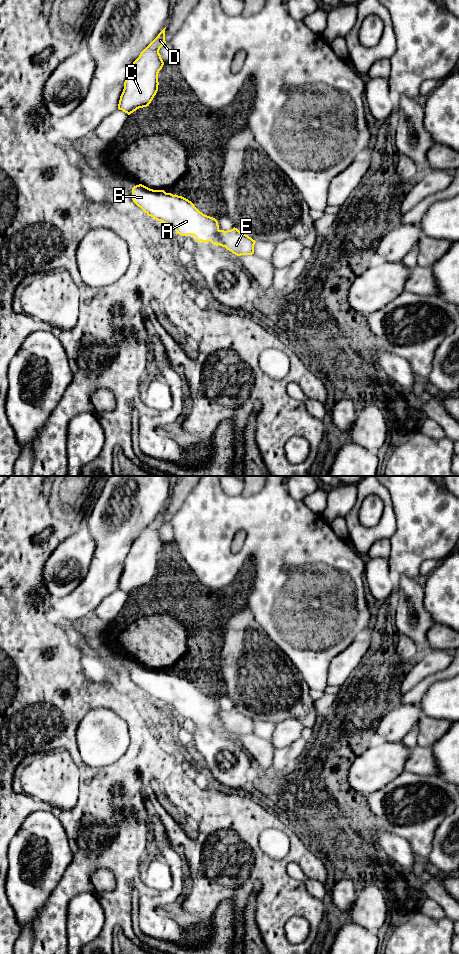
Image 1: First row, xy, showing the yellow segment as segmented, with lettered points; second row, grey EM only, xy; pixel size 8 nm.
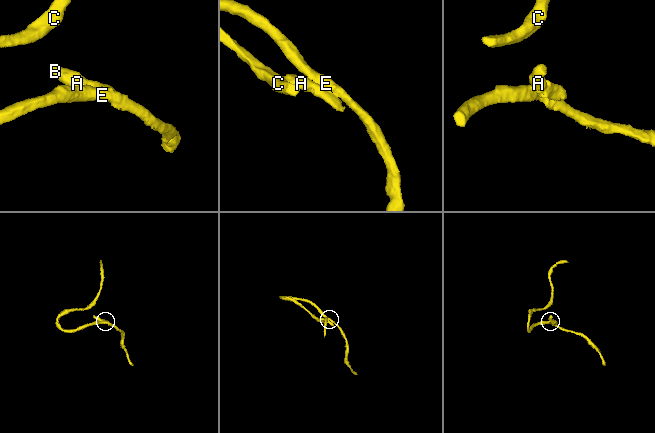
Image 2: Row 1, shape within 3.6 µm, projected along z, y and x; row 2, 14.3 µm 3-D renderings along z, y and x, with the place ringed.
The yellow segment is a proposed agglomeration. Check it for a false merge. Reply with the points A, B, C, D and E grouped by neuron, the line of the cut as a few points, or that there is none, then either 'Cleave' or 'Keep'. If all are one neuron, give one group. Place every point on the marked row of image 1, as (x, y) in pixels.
Groups: A B C D E. No split. Keep

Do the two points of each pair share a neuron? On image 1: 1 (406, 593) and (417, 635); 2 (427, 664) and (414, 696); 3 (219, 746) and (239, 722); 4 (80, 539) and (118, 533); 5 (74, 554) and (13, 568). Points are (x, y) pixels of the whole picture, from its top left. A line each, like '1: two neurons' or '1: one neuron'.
1: one neuron
2: two neurons
3: two neurons
4: two neurons
5: two neurons

